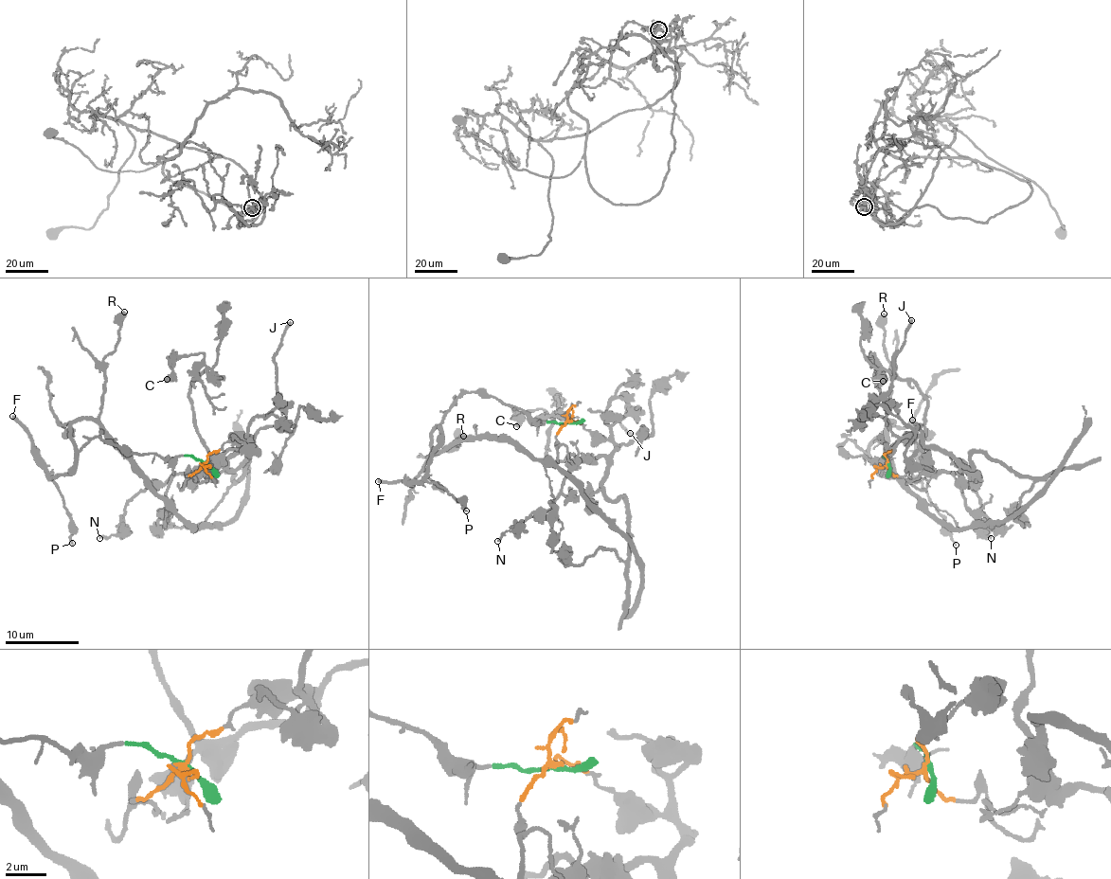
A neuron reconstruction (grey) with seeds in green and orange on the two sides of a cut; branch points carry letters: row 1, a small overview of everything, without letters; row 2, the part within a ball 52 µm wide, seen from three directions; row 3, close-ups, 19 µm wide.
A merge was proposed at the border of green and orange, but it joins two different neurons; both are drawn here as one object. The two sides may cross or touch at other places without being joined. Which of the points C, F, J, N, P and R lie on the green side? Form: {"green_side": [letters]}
{"green_side": ["F", "P", "R"]}

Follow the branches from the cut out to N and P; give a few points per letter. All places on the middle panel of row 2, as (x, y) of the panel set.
N: (568, 421), (556, 436), (567, 448), (573, 471), (554, 504), (530, 512), (518, 530), (507, 530), (498, 541)
P: (568, 421), (531, 421), (494, 397), (466, 391), (439, 424), (441, 436), (426, 479), (460, 500), (466, 511)

